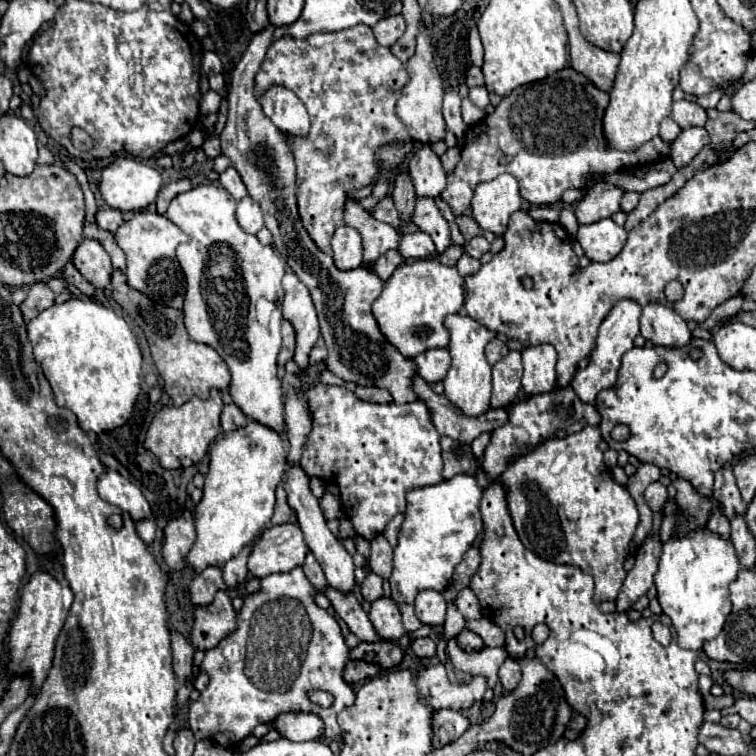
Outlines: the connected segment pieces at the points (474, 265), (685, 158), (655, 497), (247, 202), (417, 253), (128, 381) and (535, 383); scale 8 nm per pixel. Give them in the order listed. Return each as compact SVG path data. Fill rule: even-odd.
M464 252L464 254L460 256L460 260L456 262L456 270L458 270L462 276L470 276L470 274L474 274L476 270L480 270L480 262Z
M686 128L680 132L676 142L672 144L670 160L674 162L676 168L684 168L692 162L692 158L708 146L708 132L706 128Z
M652 482L646 492L644 492L644 500L648 502L648 506L652 508L653 513L653 527L652 534L658 535L659 530L664 519L664 512L662 512L662 506L668 498L668 492L666 492L666 486L662 486L660 482Z
M244 196L244 198L238 202L236 218L238 218L240 228L242 228L244 232L250 232L250 234L256 234L256 232L264 226L262 210L260 210L258 202L254 202L250 196Z
M414 232L414 234L402 234L398 252L404 258L426 258L436 254L436 246L428 234Z
M72 297L64 304L54 304L48 310L40 312L26 324L26 330L34 348L34 358L52 386L56 404L72 410L82 430L104 432L122 426L130 418L134 402L140 394L144 372L136 336L122 316L116 316L114 310L104 308L100 302L90 297Z
M550 344L528 346L522 352L522 388L528 396L544 394L556 386L556 350Z

